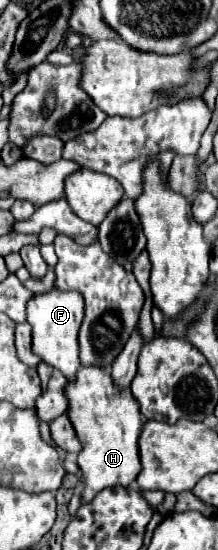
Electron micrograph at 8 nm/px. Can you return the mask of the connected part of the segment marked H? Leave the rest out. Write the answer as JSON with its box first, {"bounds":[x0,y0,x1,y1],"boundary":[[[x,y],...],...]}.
{"bounds":[67,368,141,502],"boundary":[[[79,368],[77,380],[67,384],[67,400],[69,400],[69,420],[83,444],[83,450],[77,456],[77,464],[81,470],[81,502],[89,502],[99,490],[123,486],[129,488],[139,474],[139,450],[137,440],[141,432],[141,416],[139,404],[131,396],[129,388],[119,390],[113,386],[113,380],[105,368]]]}

